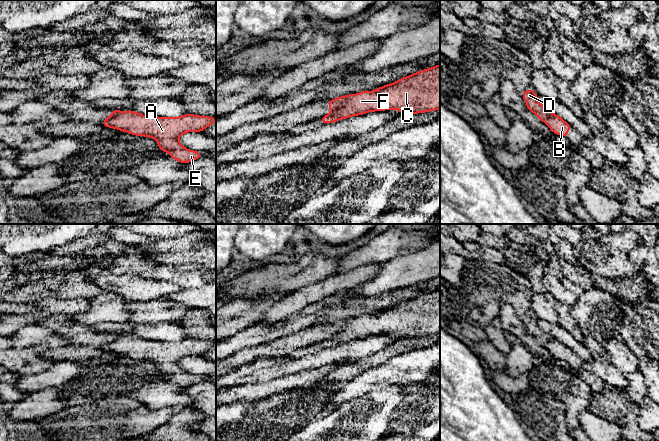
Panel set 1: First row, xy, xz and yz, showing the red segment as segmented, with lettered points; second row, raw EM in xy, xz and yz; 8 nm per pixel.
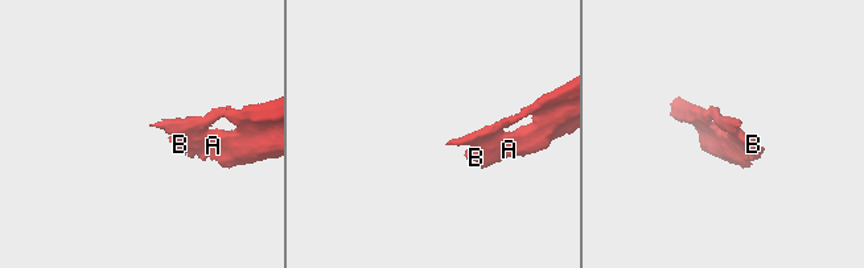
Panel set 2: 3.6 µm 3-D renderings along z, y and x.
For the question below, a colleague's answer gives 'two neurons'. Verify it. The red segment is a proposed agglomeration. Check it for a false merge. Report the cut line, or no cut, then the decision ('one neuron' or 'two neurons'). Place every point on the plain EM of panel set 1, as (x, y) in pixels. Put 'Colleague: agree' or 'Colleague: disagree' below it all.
cut xz (352, 319), (331, 337); two neurons
Colleague: agree

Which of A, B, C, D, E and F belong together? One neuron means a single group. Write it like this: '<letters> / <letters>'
A B C E F / D

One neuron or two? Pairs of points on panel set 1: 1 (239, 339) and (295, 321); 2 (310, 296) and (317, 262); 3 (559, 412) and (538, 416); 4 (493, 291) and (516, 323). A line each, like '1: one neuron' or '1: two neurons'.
1: one neuron
2: two neurons
3: one neuron
4: two neurons

